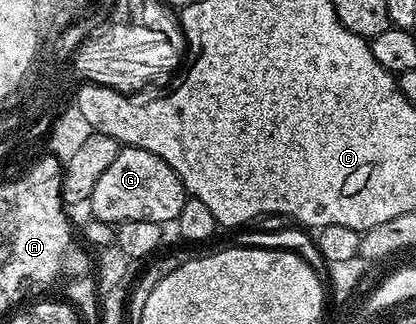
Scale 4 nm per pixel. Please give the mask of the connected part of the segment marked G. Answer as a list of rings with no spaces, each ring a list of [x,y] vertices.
[[[123,147],[117,159],[113,159],[113,163],[109,163],[107,170],[102,173],[101,179],[97,179],[97,187],[93,187],[89,202],[89,213],[92,218],[112,227],[137,219],[163,225],[178,219],[188,196],[183,188],[183,180],[175,174],[173,167],[169,167],[169,163],[165,163],[165,159],[161,159],[161,155],[153,155],[153,151],[144,149]]]

